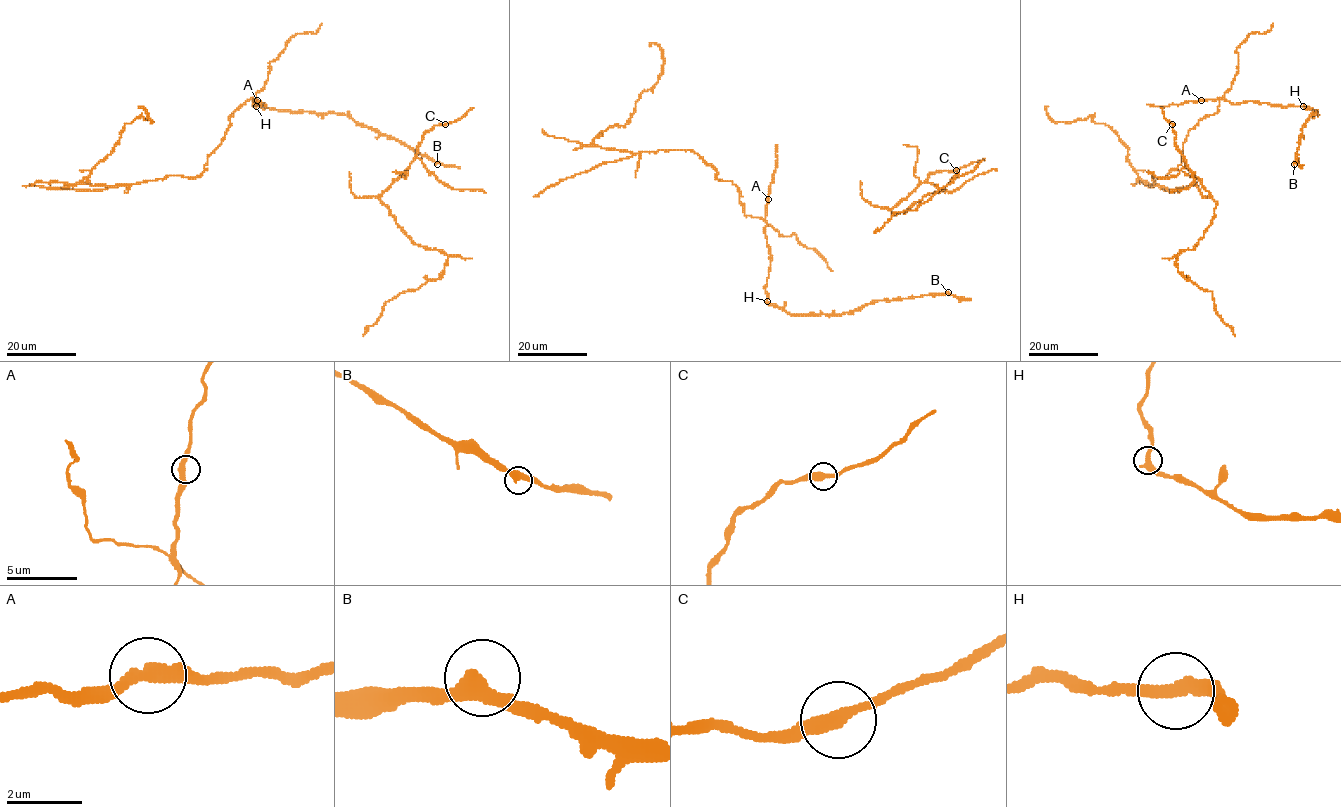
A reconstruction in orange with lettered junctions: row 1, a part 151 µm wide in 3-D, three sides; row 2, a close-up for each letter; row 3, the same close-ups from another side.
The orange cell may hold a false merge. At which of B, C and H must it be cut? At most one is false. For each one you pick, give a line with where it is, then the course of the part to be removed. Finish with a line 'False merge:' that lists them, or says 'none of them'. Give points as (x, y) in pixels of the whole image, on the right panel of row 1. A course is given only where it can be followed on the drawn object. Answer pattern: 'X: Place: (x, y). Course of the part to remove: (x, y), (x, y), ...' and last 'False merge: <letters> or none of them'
H: Place: (1303, 106). Course of the part to remove: (1302, 106), (1221, 98), (1190, 130), (1182, 163), (1150, 185), (1114, 131), (1088, 117), (1054, 122), (1047, 106)
False merge: H

